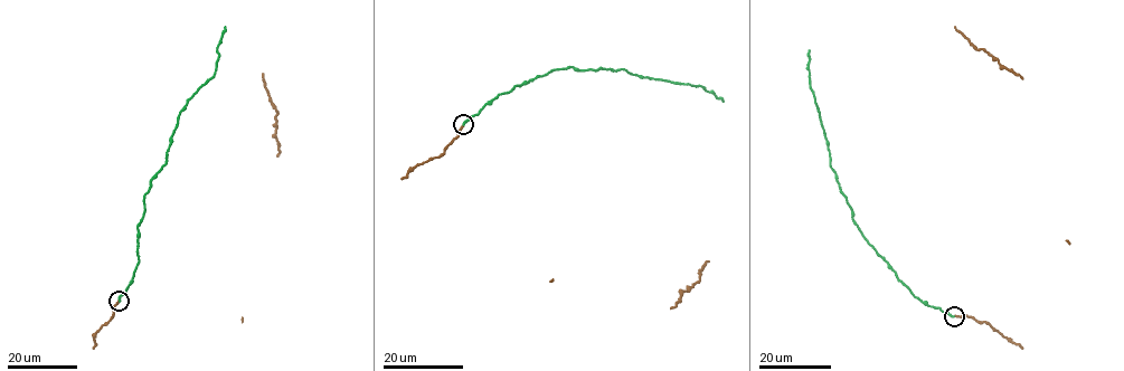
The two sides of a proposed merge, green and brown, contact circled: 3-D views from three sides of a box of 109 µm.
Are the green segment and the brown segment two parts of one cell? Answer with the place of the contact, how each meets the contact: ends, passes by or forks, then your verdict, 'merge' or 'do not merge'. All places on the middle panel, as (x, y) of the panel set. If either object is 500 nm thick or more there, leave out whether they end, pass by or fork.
place (463, 124); green ends; brown ends; merge

